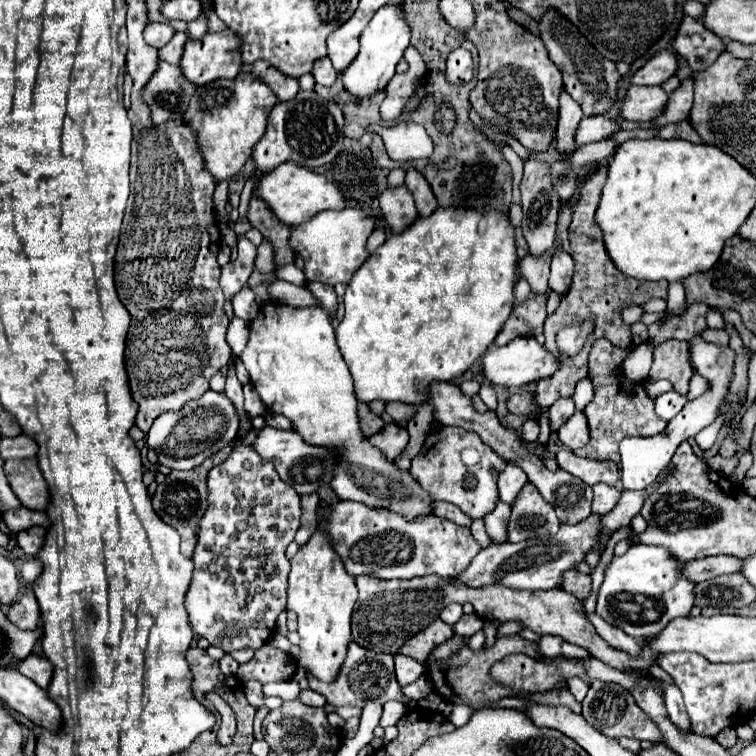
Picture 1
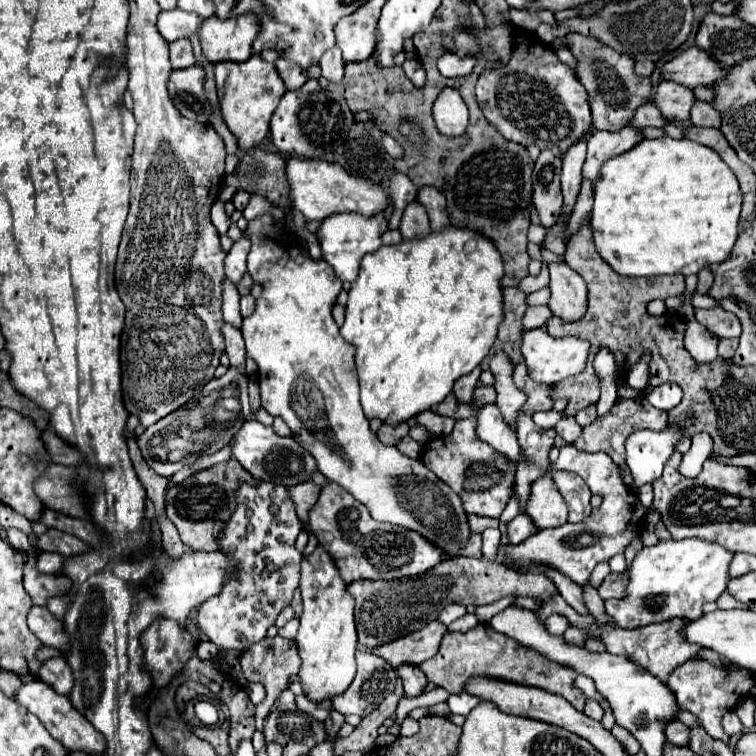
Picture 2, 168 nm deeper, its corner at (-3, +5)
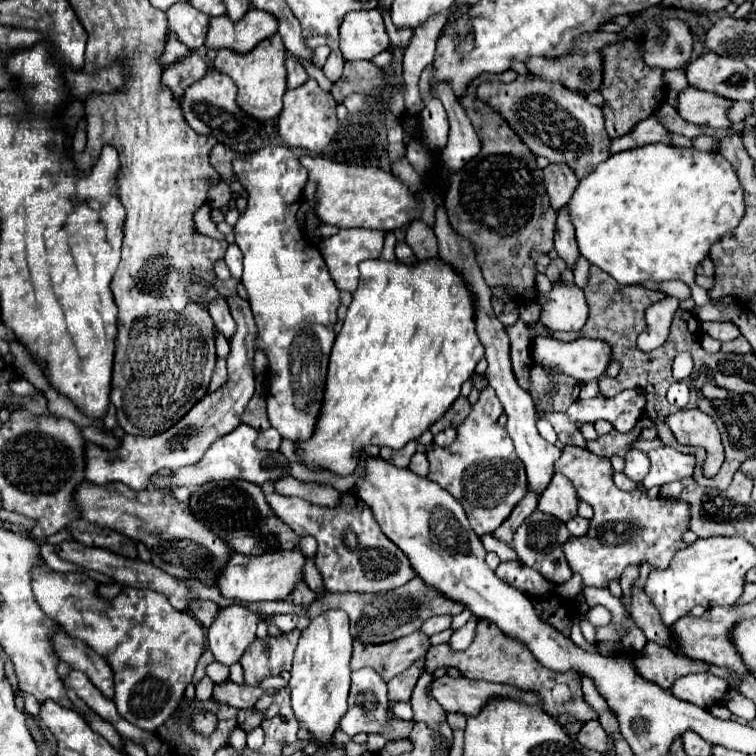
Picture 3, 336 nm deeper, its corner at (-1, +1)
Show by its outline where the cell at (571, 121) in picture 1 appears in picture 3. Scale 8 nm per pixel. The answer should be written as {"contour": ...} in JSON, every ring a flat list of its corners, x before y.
{"contour":[[564,207,564,209,558,211,554,247,558,251,558,257,562,257,568,263,568,267,572,267,576,263,576,259,578,259,578,245,576,245,574,227,572,227,572,221,570,221,568,207]]}

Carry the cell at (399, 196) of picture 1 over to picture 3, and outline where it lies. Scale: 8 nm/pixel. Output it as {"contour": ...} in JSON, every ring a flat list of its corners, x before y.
{"contour":[[412,221,406,229,406,243,414,251,416,259,430,259,438,257,438,245,436,245,436,235,432,227,428,227,424,221]]}

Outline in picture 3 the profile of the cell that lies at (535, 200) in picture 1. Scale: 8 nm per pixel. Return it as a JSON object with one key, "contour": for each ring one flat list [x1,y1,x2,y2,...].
{"contour":[[550,163,542,171,544,171,544,187,548,193,550,205,554,211,558,211,574,195,574,189,578,187,578,179,574,171,564,163]]}

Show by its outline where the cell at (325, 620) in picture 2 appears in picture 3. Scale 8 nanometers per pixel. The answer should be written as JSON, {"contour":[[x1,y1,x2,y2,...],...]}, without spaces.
{"contour":[[324,611,312,623,302,629,294,663,290,671,290,695,292,695,292,709,300,723,306,727,316,741,330,743,338,723,346,711,346,697,350,689,350,655,352,655,352,641,348,615,344,611]]}

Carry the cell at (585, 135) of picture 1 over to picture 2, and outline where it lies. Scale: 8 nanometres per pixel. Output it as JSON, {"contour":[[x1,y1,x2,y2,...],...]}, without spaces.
{"contour":[[646,103,646,105,642,105,638,111,636,111,636,115,634,115,634,119,632,119,632,125,634,127,664,127,668,121,666,121,666,117,658,111,658,107,654,105,654,103]]}

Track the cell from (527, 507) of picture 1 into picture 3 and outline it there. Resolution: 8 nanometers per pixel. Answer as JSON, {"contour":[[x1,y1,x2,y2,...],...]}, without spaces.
{"contour":[[554,473,550,485,538,497,538,511,548,513,566,523,568,519,572,519,572,515,576,515,576,507,578,495,574,485,568,483,564,475]]}

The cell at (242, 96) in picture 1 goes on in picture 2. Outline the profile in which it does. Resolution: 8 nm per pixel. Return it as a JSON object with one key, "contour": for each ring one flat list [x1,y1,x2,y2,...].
{"contour":[[254,53,244,63,220,61,214,65,214,73,216,73,216,89,218,89,222,117,228,125,228,129,236,135,238,147,242,151,248,151,248,149,256,147,268,135,272,113,276,111,282,95,286,93,286,87,278,75,274,63,264,61,258,53]]}

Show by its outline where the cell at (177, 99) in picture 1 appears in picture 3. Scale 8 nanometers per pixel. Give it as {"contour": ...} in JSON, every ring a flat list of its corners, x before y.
{"contour":[[210,67,202,79,198,79,196,83,192,83,190,87,184,89,184,95,180,99,180,109,182,109,186,123,196,133,212,135,226,147,230,147,234,151,244,151,246,143,262,129,262,125,258,125,252,117,244,115,236,107,234,95,236,95,236,85,232,83,232,79,228,79,228,75,218,73,214,67]]}

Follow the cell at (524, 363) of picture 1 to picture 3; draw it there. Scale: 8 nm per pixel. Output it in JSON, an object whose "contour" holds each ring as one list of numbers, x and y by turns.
{"contour":[[534,337,532,341,532,357,538,365,544,367,548,375,564,373,568,377,574,377,580,383,588,383,592,379,598,379,610,361,610,347,604,341,594,341,594,339,574,339,574,341,558,341,554,337]]}

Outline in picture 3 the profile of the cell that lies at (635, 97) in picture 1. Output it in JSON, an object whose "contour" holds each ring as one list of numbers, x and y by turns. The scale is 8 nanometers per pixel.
{"contour":[[686,87,678,93,678,115,694,125,700,127,714,127,714,129,728,129,730,121,726,117,730,101,724,97,712,95,708,91,698,91,694,87]]}

